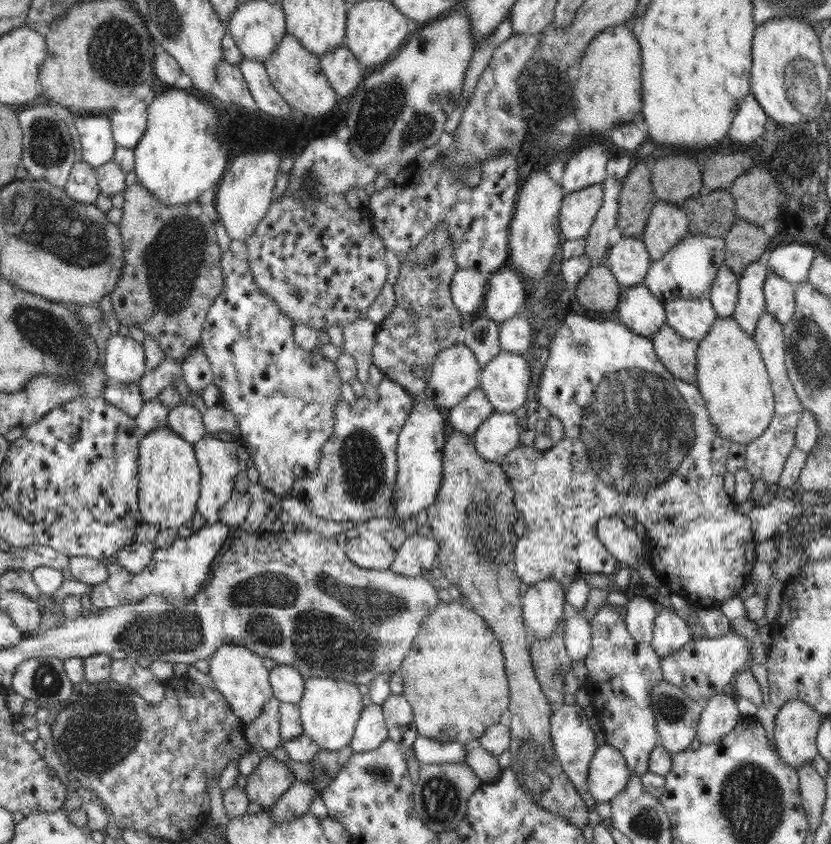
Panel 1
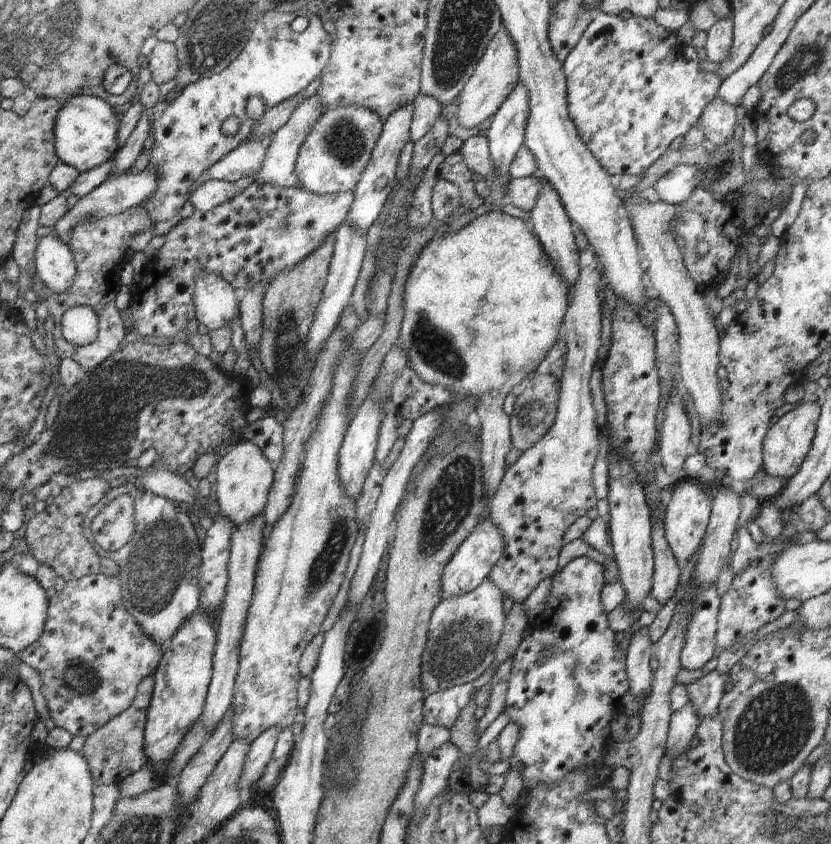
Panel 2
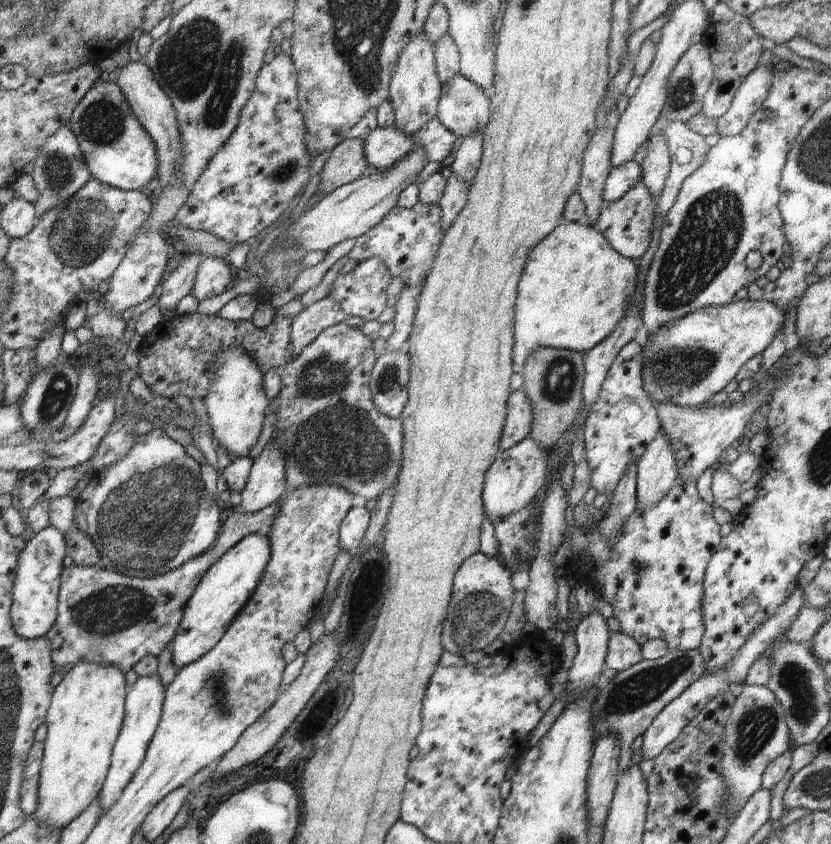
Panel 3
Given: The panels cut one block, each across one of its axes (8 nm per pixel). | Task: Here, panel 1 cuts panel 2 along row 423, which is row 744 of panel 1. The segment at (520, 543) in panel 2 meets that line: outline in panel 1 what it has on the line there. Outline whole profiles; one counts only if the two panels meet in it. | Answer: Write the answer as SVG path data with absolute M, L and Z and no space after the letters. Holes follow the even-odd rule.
M569 703L555 709L551 717L551 738L558 761L561 763L568 779L574 784L583 800L586 801L588 810L595 811L596 801L587 794L586 782L590 762L596 753L597 747L594 732L589 726L583 708L576 703Z

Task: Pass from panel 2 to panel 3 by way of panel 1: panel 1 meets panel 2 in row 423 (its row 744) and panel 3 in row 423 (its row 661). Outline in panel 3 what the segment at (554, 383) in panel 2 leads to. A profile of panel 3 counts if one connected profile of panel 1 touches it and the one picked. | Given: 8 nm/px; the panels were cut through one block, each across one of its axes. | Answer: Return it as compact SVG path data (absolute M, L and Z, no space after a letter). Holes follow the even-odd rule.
M524 390L511 391L507 400L507 415L500 439L500 451L522 442L531 432L533 412Z

